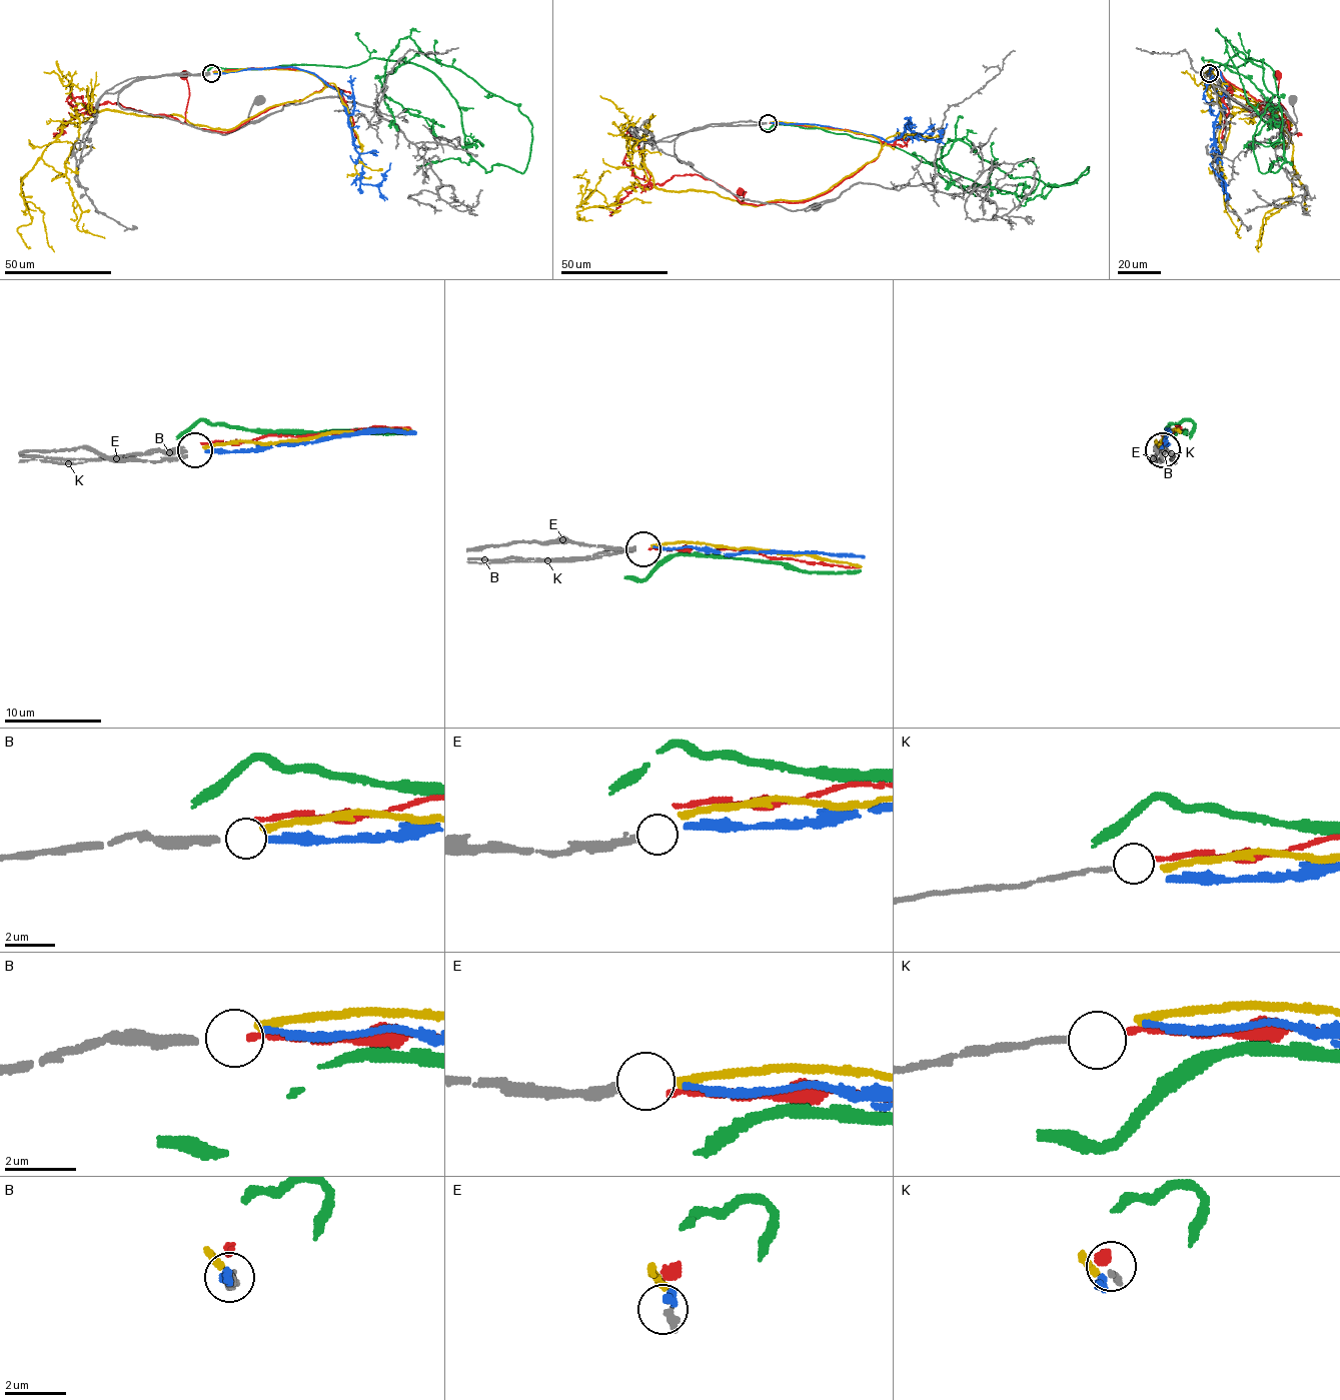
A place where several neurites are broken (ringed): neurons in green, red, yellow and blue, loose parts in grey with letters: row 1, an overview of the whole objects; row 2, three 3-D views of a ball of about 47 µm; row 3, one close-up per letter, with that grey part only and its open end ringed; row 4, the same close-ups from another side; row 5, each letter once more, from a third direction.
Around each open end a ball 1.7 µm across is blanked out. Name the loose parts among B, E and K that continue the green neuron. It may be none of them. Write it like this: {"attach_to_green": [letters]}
{"attach_to_green": []}

